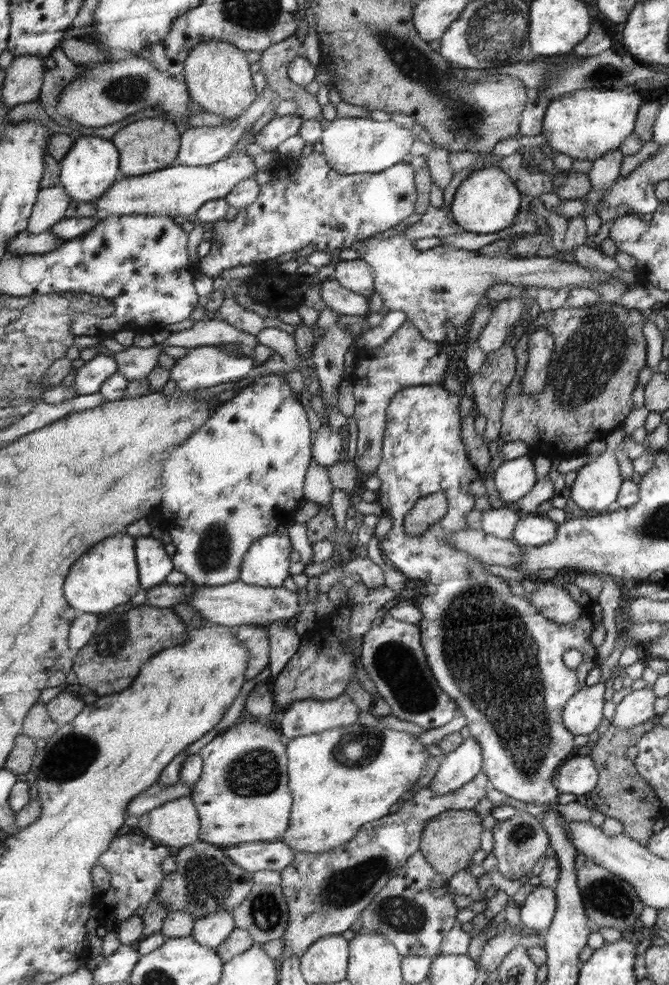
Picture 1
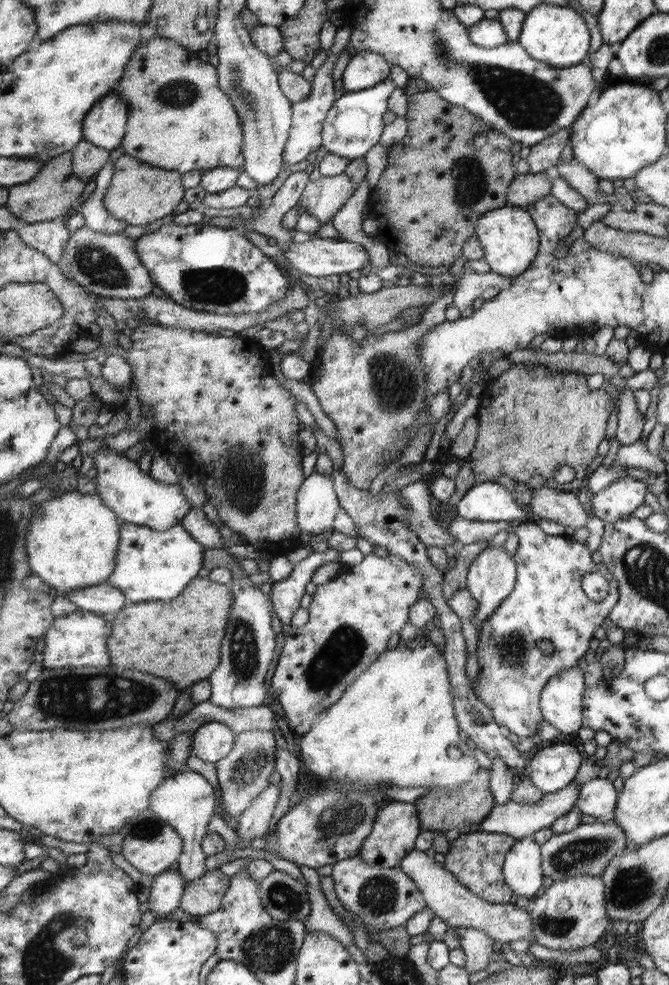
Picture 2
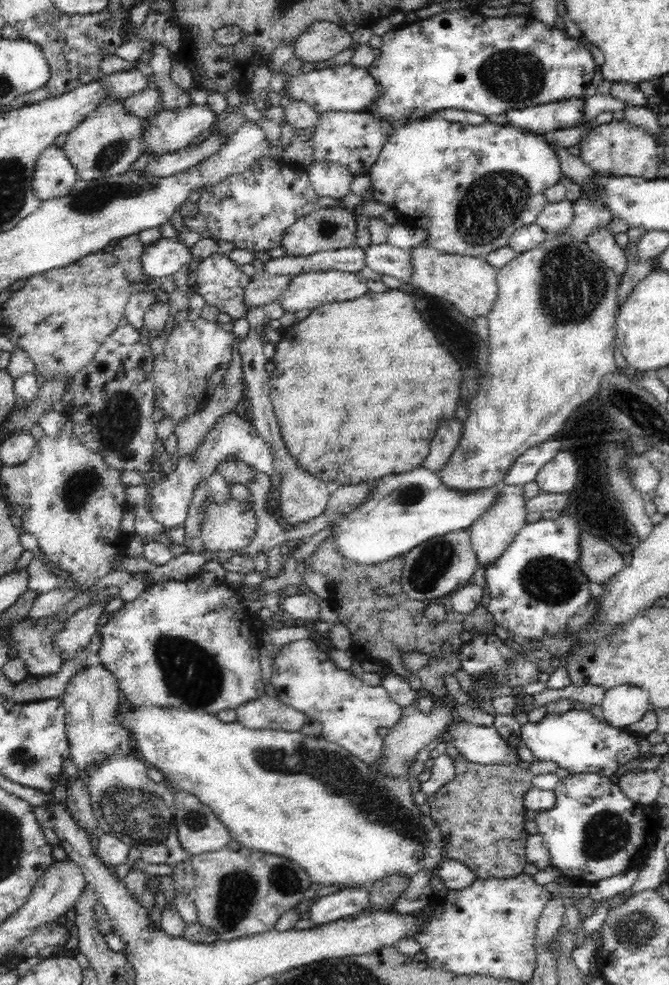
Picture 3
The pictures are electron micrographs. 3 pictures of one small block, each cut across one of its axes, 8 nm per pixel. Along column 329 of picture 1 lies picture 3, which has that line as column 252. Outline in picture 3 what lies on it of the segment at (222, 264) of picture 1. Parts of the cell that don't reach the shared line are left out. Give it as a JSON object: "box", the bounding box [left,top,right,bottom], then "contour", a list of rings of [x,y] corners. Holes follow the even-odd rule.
{"box":[197,159,319,253],"contour":[[[260,159],[252,168],[244,168],[244,172],[224,177],[218,184],[206,187],[201,191],[197,206],[212,235],[231,242],[238,249],[264,253],[280,247],[284,232],[301,216],[319,208],[317,198],[307,170],[294,169],[276,160]]]}

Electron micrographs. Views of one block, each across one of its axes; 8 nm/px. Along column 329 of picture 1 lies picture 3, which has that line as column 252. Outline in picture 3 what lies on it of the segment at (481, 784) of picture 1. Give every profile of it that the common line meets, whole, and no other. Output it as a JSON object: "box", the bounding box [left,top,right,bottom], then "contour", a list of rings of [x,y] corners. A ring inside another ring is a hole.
{"box":[191,839,311,940],"contour":[[[231,839],[216,852],[191,856],[195,870],[197,922],[216,932],[220,940],[259,935],[275,928],[278,918],[311,894],[307,872],[285,856],[249,850]]]}

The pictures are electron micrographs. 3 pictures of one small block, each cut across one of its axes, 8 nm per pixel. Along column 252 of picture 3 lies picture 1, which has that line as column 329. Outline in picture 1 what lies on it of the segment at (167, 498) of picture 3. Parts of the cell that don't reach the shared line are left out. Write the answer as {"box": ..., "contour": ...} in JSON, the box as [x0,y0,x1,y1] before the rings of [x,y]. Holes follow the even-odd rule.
{"box":[314,423,344,466],"contour":[[[322,423],[318,429],[318,435],[314,438],[314,460],[320,466],[334,466],[342,458],[342,452],[344,452],[344,448],[342,448],[340,430]]]}

